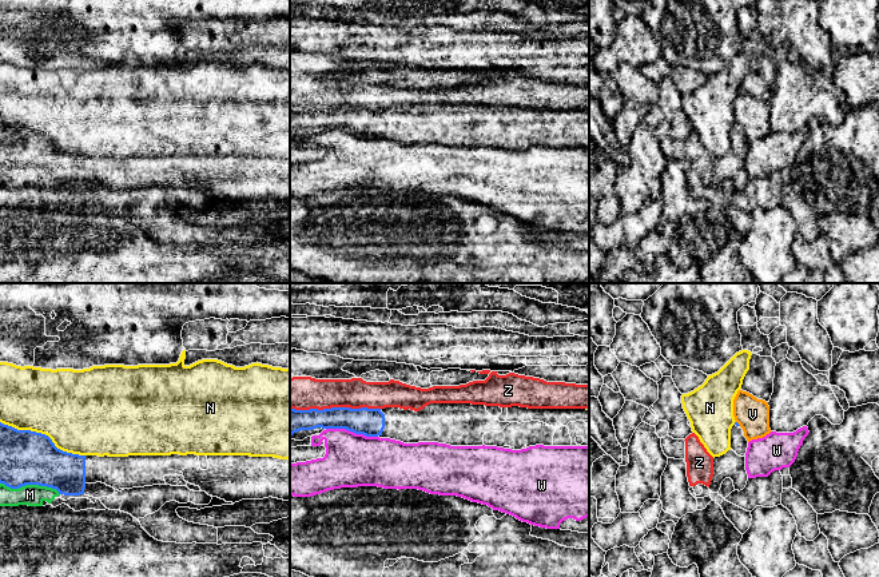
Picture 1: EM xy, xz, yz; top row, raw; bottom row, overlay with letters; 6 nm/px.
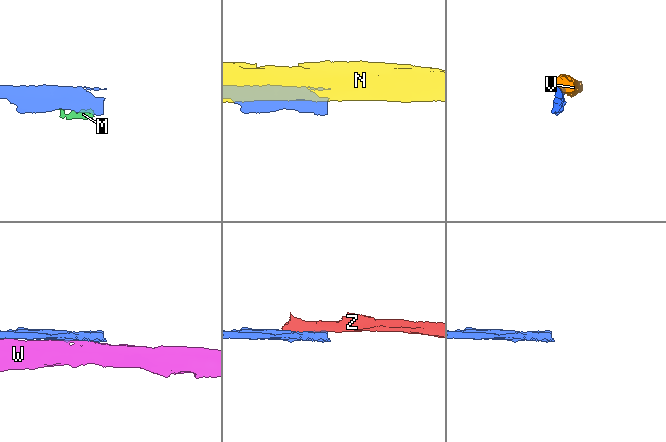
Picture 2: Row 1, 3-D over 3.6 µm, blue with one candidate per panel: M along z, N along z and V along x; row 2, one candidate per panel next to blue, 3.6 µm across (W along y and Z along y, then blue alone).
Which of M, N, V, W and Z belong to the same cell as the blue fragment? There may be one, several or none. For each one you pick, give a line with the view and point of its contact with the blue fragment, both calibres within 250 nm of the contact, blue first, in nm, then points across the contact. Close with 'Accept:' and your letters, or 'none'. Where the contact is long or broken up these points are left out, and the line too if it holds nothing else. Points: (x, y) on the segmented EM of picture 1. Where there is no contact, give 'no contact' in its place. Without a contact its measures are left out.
Accept: none

